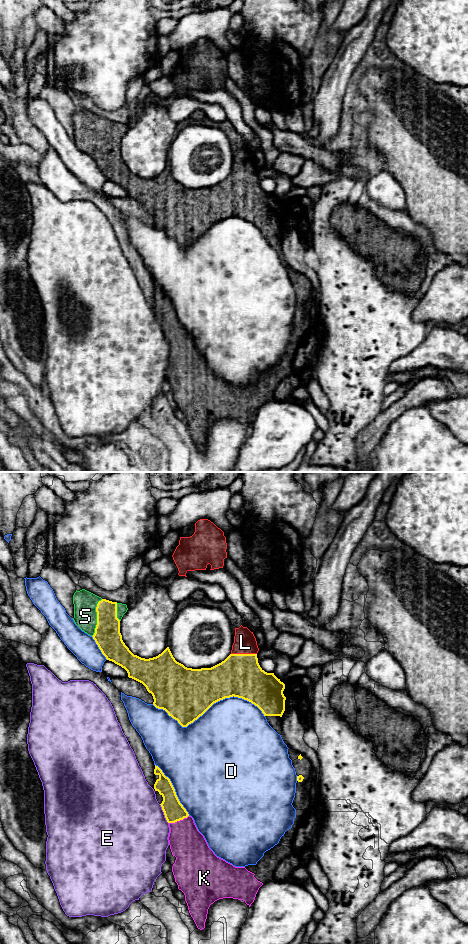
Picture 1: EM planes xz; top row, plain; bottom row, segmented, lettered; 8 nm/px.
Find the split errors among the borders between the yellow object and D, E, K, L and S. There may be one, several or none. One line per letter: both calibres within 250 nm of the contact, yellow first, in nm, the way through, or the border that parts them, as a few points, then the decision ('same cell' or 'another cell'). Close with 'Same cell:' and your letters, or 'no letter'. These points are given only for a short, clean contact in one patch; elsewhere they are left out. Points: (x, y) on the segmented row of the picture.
D: 420 nm thick on the yellow side, 500 nm on the other; another cell
E: 160 nm thick on the yellow side, 500 nm on the other; another cell
K: 160 nm thick on the yellow side, 280 nm on the other; same cell
L: 360 nm thick on the yellow side, 180 nm on the other; same cell
S: 220 nm thick on the yellow side, 190 nm on the other; same cell
Same cell: K, L, S

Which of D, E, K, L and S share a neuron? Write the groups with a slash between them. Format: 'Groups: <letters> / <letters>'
Groups: D / E / K L S

